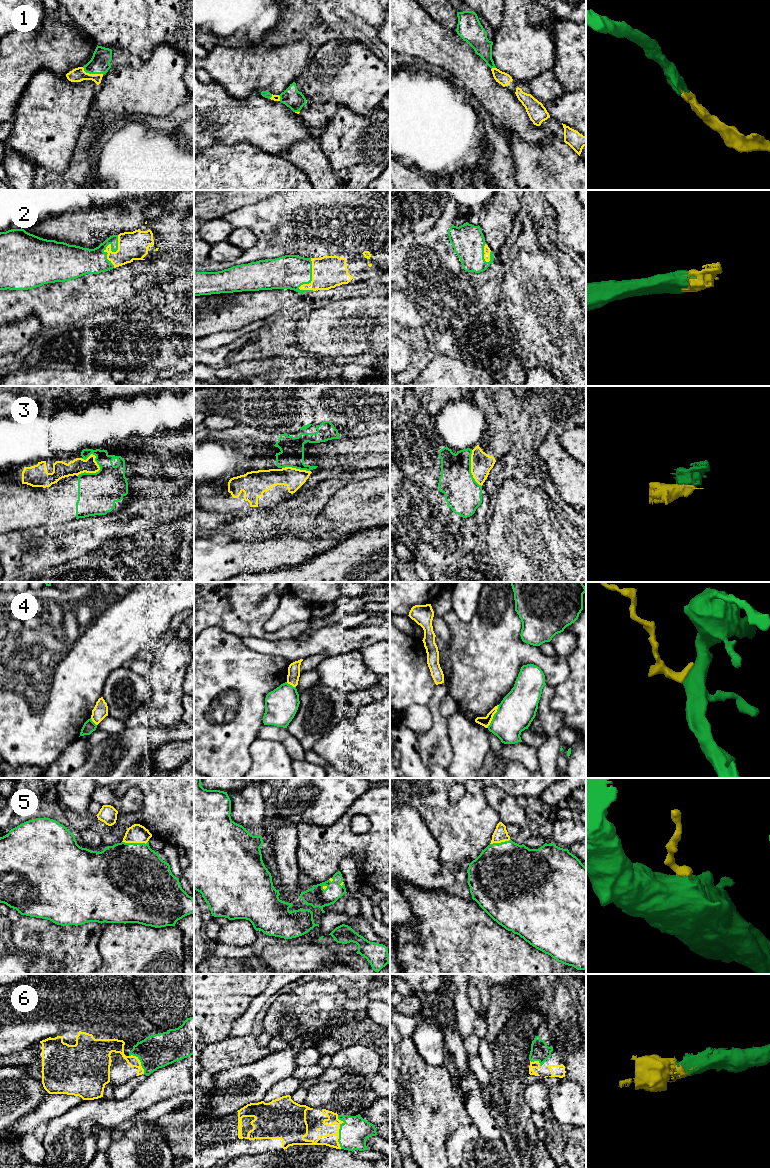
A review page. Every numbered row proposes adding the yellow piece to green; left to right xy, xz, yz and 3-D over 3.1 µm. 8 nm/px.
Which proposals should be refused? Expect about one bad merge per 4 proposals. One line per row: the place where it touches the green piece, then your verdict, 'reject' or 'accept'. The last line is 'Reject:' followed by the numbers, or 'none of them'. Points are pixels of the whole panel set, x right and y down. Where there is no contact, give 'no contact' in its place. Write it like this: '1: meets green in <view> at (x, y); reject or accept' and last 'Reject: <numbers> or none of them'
1: meets green in xy at (92, 73); accept
2: meets green in xy at (111, 245); accept
3: meets green in xy at (96, 472); reject
4: meets green in yz at (493, 716); reject
5: meets green in xy at (135, 843); accept
6: meets green in xz at (339, 1132); accept
Reject: 3, 4

